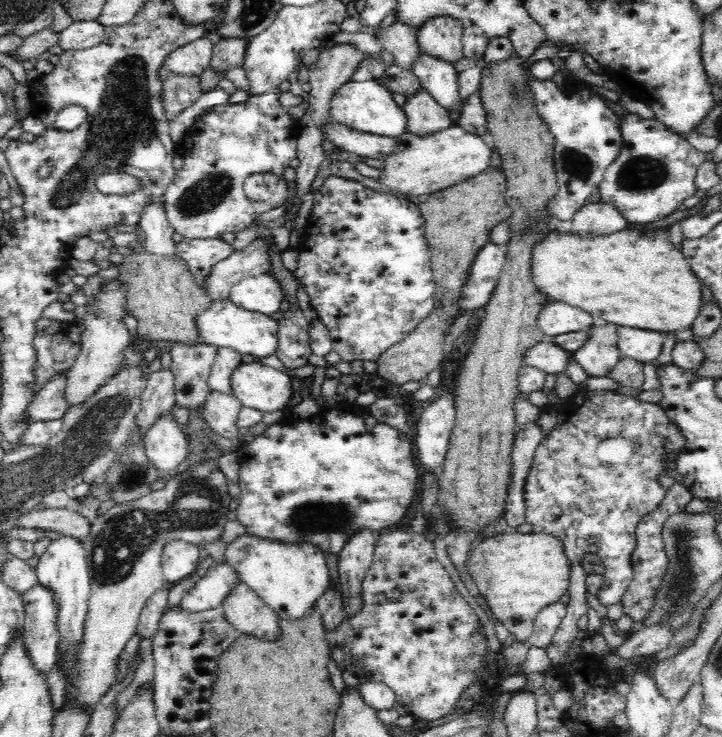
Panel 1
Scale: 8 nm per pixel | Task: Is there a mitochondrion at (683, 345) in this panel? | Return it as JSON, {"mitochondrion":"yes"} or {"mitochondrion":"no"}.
{"mitochondrion":"no"}

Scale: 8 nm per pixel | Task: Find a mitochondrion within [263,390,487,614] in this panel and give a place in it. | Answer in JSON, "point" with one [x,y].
{"point":[310,518]}

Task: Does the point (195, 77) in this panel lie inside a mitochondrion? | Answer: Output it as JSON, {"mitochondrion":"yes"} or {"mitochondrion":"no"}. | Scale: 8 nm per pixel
{"mitochondrion":"no"}

